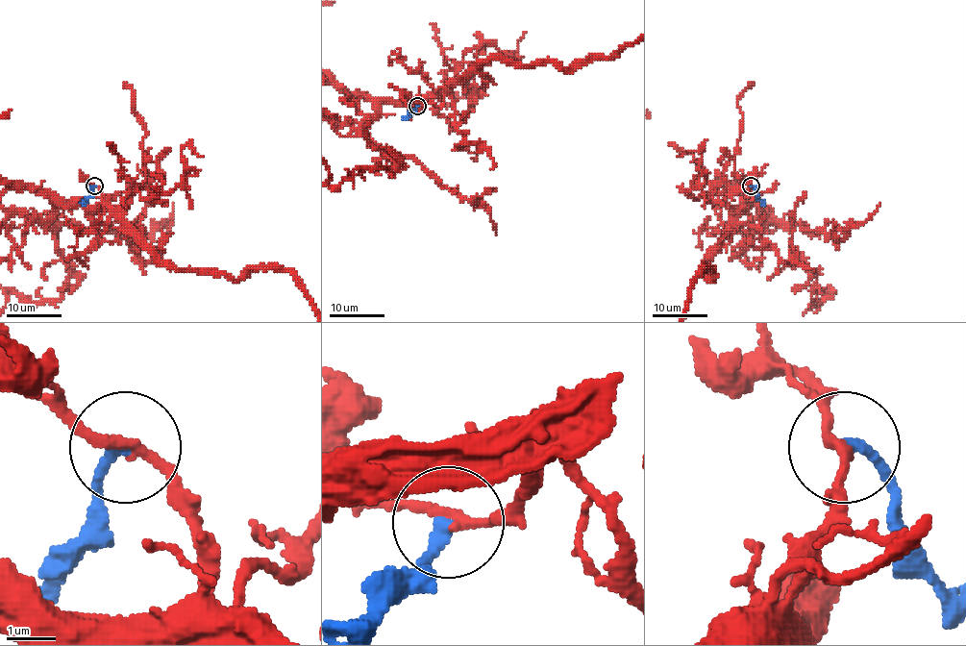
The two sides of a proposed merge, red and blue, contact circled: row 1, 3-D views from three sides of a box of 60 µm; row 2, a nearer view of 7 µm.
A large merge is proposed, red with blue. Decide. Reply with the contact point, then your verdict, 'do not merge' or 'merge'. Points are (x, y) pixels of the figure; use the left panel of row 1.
place (94, 186); do not merge

